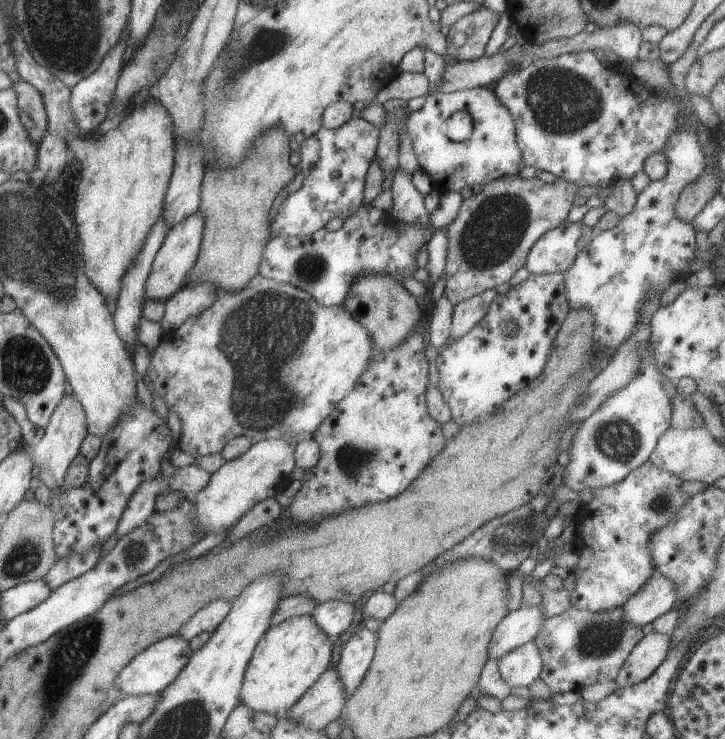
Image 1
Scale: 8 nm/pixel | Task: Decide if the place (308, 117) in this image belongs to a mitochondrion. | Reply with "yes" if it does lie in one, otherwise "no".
no

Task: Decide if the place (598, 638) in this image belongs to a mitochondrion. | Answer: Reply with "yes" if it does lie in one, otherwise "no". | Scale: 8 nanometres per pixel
yes

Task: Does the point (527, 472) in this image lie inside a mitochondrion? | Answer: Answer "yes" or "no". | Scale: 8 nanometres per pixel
no

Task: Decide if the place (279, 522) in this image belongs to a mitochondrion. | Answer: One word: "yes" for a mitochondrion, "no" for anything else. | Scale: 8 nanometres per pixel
no

